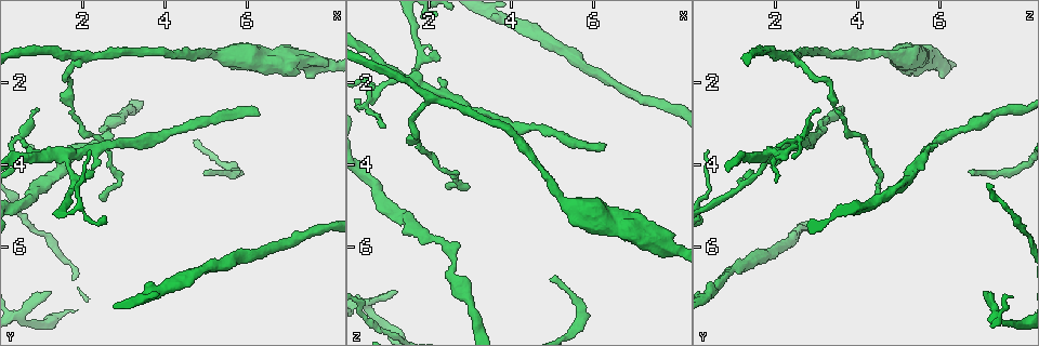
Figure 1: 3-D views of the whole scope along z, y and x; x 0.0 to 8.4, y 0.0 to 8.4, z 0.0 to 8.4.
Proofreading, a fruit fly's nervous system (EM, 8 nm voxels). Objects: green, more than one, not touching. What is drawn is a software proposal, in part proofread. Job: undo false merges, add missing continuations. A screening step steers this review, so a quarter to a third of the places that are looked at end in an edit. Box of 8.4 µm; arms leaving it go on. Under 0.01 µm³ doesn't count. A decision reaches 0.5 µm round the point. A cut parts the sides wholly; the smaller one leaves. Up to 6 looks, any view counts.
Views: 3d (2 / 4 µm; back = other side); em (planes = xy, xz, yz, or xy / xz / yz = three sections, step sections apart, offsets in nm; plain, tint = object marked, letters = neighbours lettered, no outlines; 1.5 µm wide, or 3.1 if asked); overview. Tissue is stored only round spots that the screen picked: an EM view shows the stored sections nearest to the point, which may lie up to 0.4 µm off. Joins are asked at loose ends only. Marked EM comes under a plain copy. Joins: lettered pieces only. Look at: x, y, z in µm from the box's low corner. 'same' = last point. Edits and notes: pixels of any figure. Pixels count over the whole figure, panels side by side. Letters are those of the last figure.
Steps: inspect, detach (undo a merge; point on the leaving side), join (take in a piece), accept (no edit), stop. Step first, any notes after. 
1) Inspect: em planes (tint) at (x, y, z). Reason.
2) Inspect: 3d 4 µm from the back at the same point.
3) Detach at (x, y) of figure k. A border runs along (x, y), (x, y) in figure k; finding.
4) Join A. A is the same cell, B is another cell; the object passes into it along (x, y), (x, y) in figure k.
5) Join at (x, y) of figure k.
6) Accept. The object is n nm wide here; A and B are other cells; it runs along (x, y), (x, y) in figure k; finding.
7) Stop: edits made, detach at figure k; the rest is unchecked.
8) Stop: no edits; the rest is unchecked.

Inspect: em xz step 8 (letters) at (2.50, 4.90, 4.60). End of a long branch.

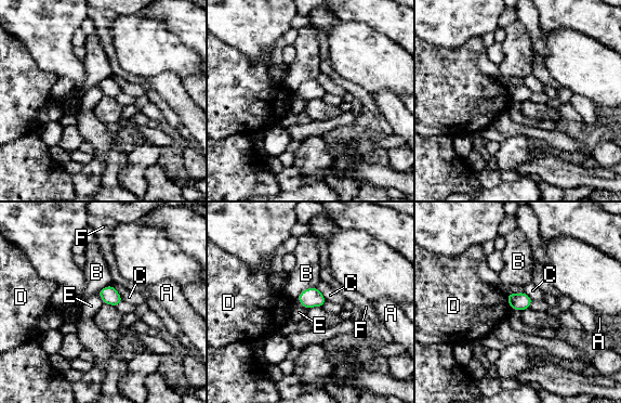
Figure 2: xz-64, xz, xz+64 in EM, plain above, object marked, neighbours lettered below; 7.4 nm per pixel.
Accept. A, B, C, D, E and F are other cells; a border runs along (505, 294), (512, 309) in figure 2; none of them fits.

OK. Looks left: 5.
Inspect: 3d 4 µm at (6.25, 2.85, 3.55).

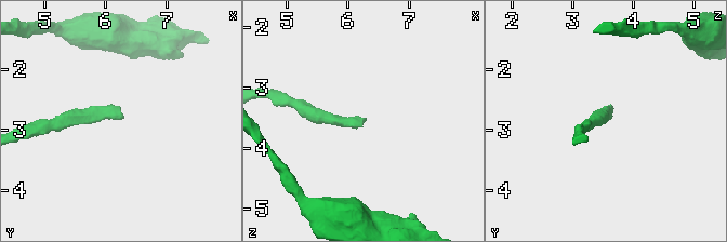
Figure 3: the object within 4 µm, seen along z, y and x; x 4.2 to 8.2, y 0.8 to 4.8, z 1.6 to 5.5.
Inspect: em planes (letters) at (6.30, 2.80, 3.55). Need the tissue.

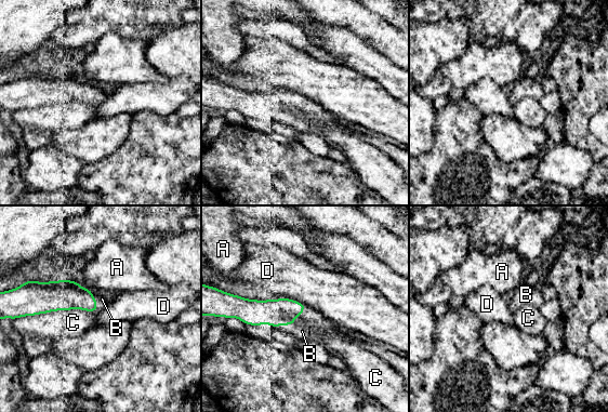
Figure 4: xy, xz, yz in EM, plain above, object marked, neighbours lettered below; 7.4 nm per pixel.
Join B. B is the same cell, A, C and D are other cells; the neuron continues.

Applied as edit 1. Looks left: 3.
Inspect: em yz step 8 (letters) at (0.85, 2.70, 3.10). Tapers out.

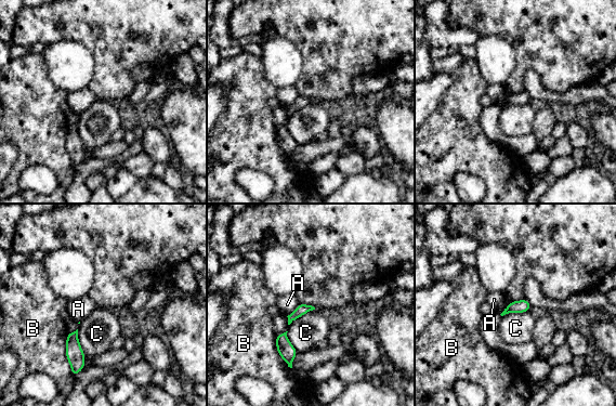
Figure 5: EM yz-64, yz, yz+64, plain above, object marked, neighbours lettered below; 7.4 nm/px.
Accept. A, B and C are other cells; a border runs along (77, 329), (83, 368) in figure 5; no lettered piece goes on from it.

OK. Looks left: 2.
Stop: edits made, join at figure 4; the rest is unchecked.

